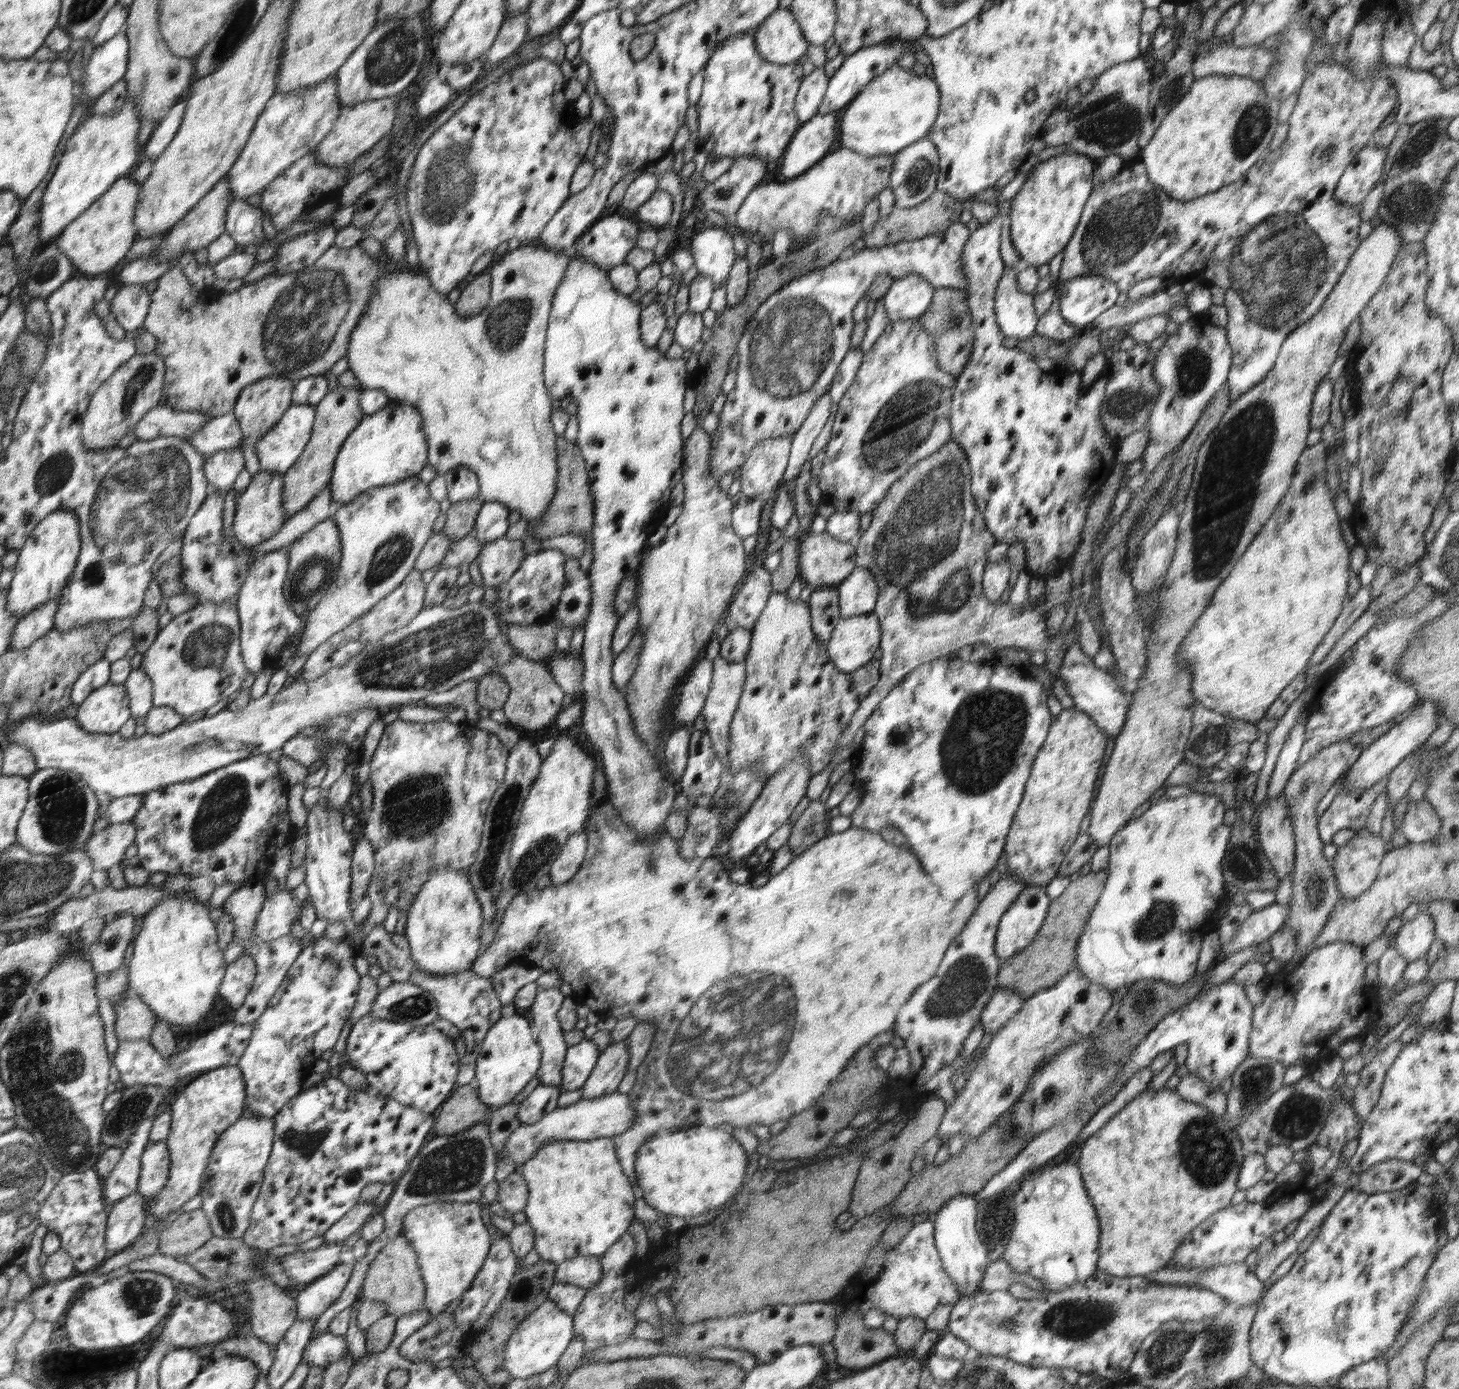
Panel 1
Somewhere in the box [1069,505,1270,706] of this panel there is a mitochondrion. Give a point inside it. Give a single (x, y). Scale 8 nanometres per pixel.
(1178, 678)

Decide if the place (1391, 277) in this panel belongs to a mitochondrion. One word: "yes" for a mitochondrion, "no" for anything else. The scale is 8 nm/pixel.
no

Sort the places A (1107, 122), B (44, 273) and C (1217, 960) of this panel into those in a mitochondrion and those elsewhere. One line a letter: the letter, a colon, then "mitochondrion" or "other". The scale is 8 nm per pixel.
A: mitochondrion
B: mitochondrion
C: other

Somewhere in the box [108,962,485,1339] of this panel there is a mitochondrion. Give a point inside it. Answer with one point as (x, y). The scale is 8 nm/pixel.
(141, 1296)

